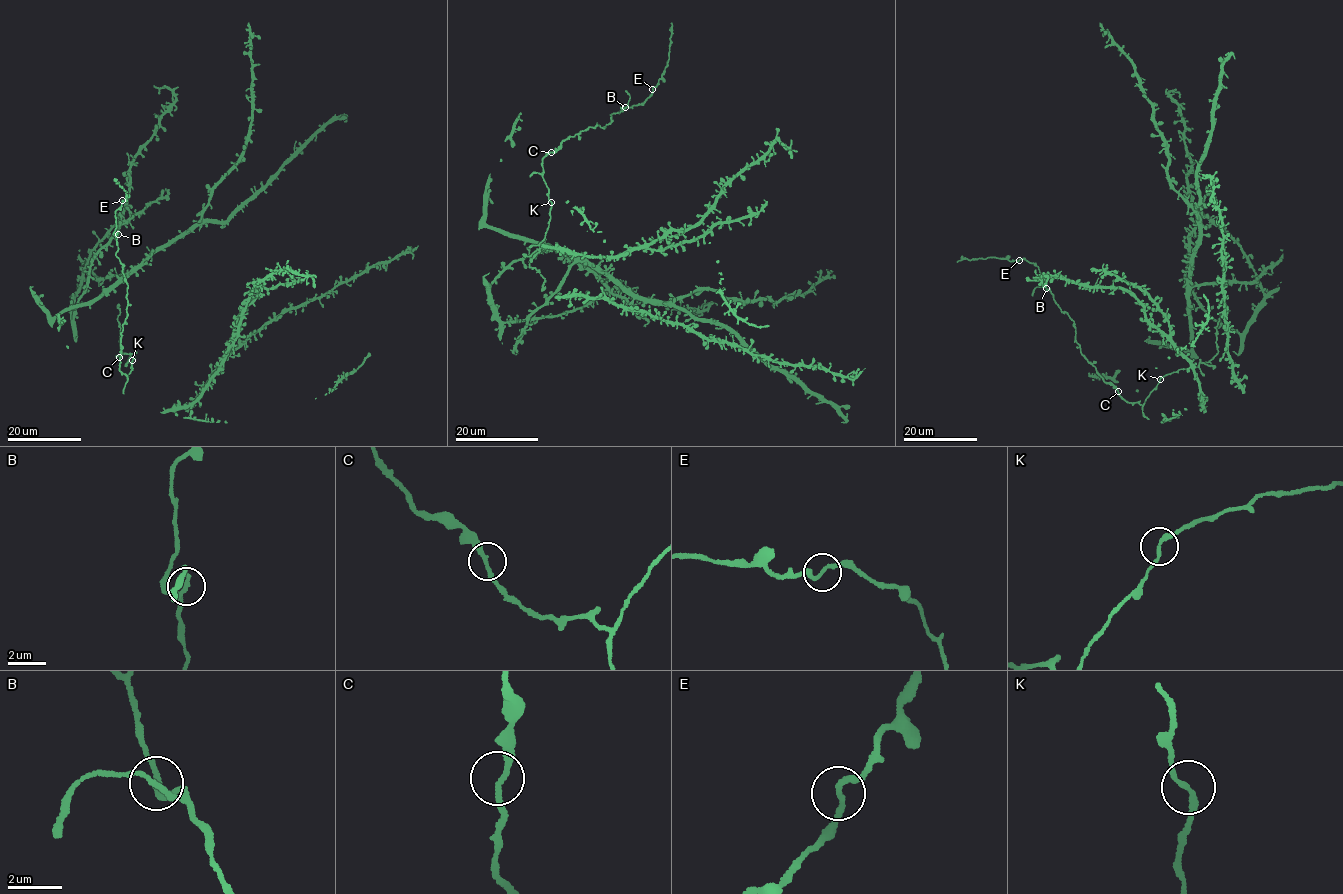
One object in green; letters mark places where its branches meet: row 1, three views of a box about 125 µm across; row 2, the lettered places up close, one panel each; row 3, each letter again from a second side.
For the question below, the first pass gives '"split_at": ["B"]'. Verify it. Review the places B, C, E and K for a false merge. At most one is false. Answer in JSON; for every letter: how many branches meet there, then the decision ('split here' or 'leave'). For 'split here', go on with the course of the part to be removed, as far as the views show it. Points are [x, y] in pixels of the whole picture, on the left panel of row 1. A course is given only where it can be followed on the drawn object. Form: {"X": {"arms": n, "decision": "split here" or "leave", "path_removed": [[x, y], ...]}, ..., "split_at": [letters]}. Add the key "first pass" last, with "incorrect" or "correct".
{"B": {"arms": 2, "decision": "leave"}, "C": {"arms": 2, "decision": "leave"}, "E": {"arms": 2, "decision": "leave"}, "K": {"arms": 2, "decision": "leave"}, "split_at": [], "first pass": "incorrect"}

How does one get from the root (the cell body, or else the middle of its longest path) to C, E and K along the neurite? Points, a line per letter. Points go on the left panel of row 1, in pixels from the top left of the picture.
C: (119, 334), (121, 350), (135, 357), (132, 356), (132, 368), (127, 378), (120, 371), (119, 357)
E: (119, 334), (121, 350), (135, 357), (127, 378), (119, 368), (127, 284), (114, 234), (115, 212), (122, 200)
K: (119, 334), (121, 350), (134, 355), (133, 359)

